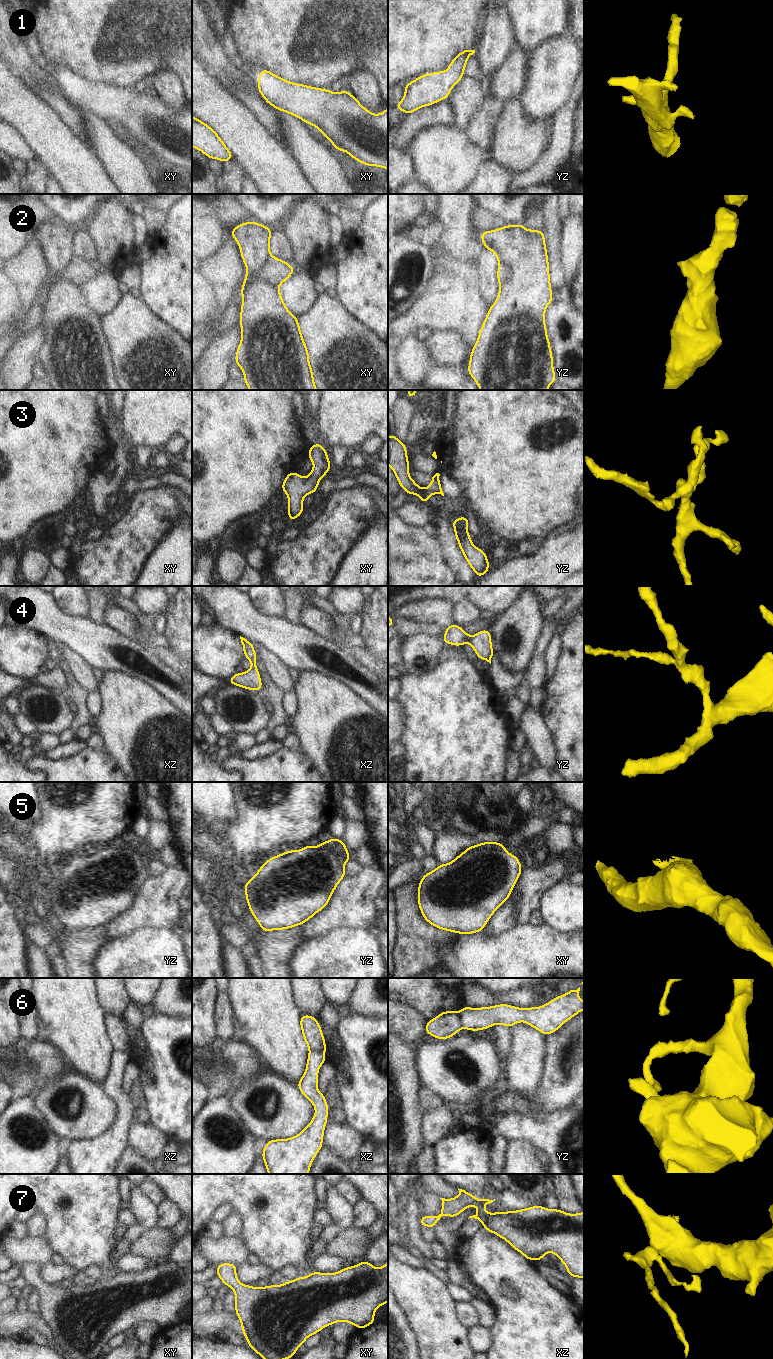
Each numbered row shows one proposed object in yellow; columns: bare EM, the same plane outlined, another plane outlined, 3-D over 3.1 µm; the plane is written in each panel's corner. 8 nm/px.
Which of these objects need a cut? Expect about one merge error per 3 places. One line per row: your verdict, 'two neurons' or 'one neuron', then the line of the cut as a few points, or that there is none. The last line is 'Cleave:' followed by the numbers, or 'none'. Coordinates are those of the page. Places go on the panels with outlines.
1: one neuron | no cut
2: two neurons | xy (272, 256), (263, 267), (260, 275), (269, 283), (278, 287)
3: one neuron | no cut
4: one neuron | no cut
5: one neuron | no cut
6: two neurons | xz (310, 1050), (324, 1053)
7: one neuron | no cut
Cleave: 2, 6

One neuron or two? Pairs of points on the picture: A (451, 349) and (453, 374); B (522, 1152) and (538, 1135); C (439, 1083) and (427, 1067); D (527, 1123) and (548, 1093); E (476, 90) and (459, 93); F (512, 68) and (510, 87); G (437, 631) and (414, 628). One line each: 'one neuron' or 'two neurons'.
A: two neurons
B: two neurons
C: one neuron
D: two neurons
E: one neuron
F: one neuron
G: one neuron

